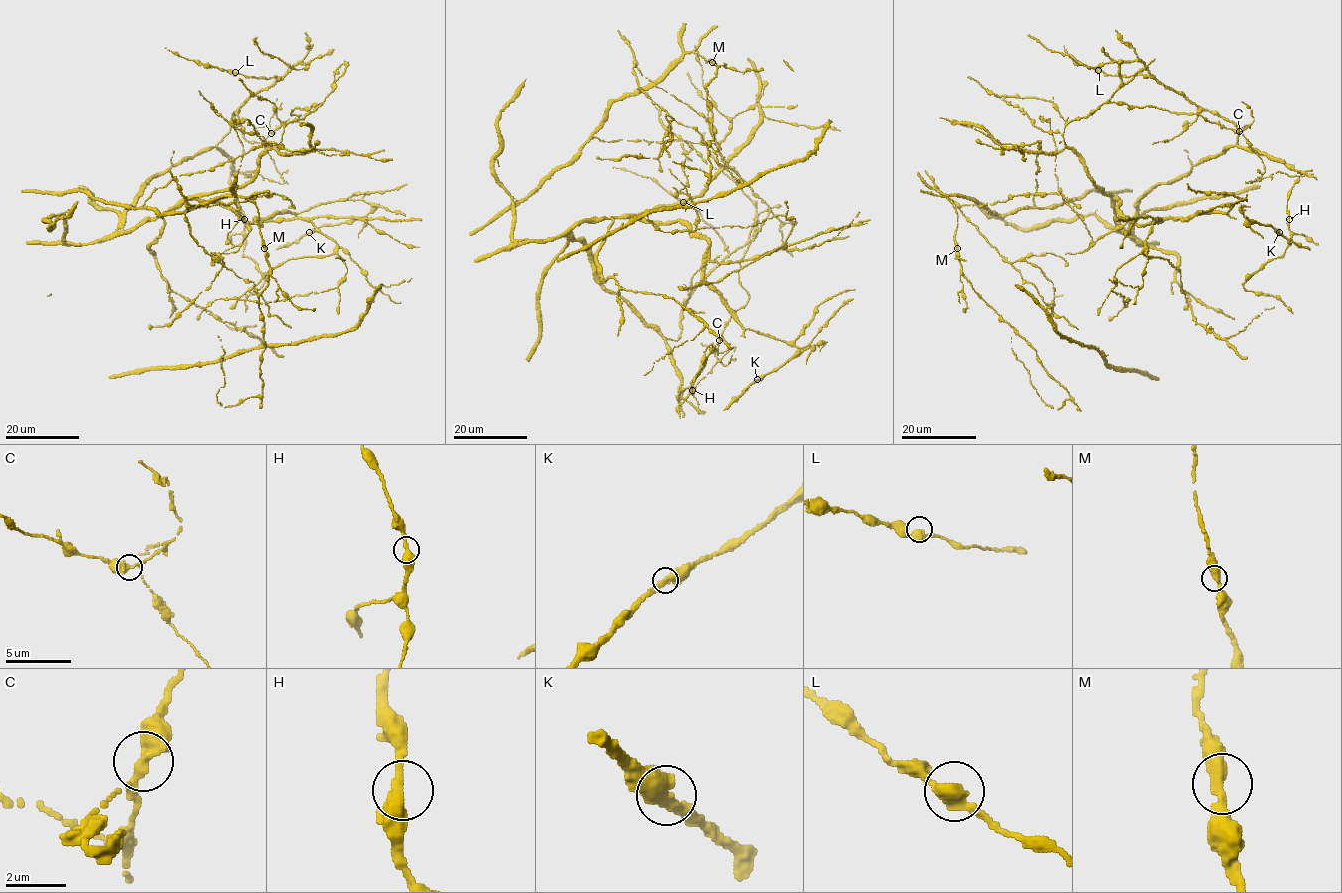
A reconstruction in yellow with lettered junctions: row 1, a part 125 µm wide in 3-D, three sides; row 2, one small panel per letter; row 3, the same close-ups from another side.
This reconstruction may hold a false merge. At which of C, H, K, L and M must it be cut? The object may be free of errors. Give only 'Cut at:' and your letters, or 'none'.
Cut at: C

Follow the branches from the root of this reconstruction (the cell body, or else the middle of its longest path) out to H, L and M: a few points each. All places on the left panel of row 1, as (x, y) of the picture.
H: (309, 148), (269, 149), (244, 184), (117, 230), (150, 180), (211, 147), (232, 163), (230, 185), (244, 219)
L: (309, 148), (269, 149), (244, 184), (117, 230), (150, 180), (213, 147), (232, 114), (280, 78), (235, 72)
M: (309, 148), (254, 146), (209, 170), (180, 174), (142, 207), (177, 214), (243, 196), (257, 208), (264, 248)

